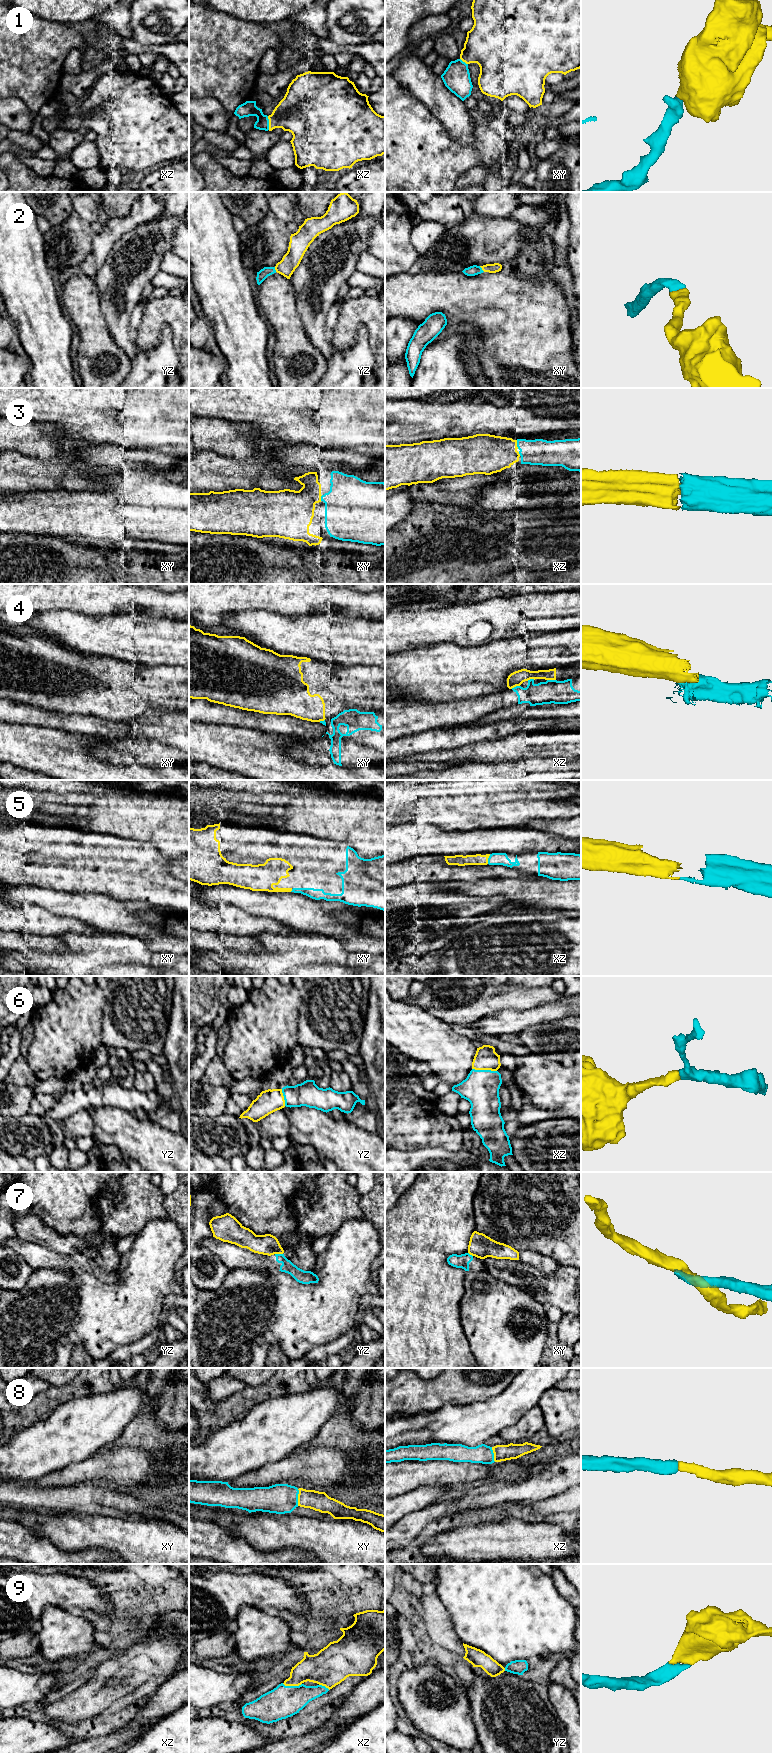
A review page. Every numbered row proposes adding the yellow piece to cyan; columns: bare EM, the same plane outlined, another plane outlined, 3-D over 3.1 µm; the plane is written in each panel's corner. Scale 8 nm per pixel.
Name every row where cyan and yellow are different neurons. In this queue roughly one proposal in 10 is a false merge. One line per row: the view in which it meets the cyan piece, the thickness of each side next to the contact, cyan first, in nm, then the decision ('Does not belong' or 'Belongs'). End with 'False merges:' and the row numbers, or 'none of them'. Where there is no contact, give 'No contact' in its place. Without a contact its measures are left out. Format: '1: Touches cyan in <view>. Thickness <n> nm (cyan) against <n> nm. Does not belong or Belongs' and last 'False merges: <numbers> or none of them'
1: Touches cyan in xz. Thickness 120 nm (cyan) against 320 nm. Belongs
2: Touches cyan in xy. Thickness 80 nm (cyan) against 80 nm. Belongs
3: Touches cyan in xz. Thickness 200 nm (cyan) against 320 nm. Belongs
4: Touches cyan in xz. Thickness 190 nm (cyan) against 100 nm. Does not belong
5: Touches cyan in xz. Thickness 100 nm (cyan) against 90 nm. Belongs
6: Touches cyan in xz. Thickness 280 nm (cyan) against 180 nm. Belongs
7: Touches cyan in yz. Thickness 110 nm (cyan) against 170 nm. Does not belong
8: Touches cyan in xy. Thickness 240 nm (cyan) against 160 nm. Belongs
9: Touches cyan in xz. Thickness 260 nm (cyan) against 240 nm. Belongs
False merges: 4, 7

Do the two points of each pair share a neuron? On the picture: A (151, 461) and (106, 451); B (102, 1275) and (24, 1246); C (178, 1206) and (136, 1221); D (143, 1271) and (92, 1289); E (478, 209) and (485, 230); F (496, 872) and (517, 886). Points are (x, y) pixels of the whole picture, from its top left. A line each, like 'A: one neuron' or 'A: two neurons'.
A: one neuron
B: one neuron
C: two neurons
D: one neuron
E: two neurons
F: two neurons

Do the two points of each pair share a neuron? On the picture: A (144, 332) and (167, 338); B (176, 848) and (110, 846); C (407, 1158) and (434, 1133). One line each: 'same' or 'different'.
A: different
B: different
C: different

